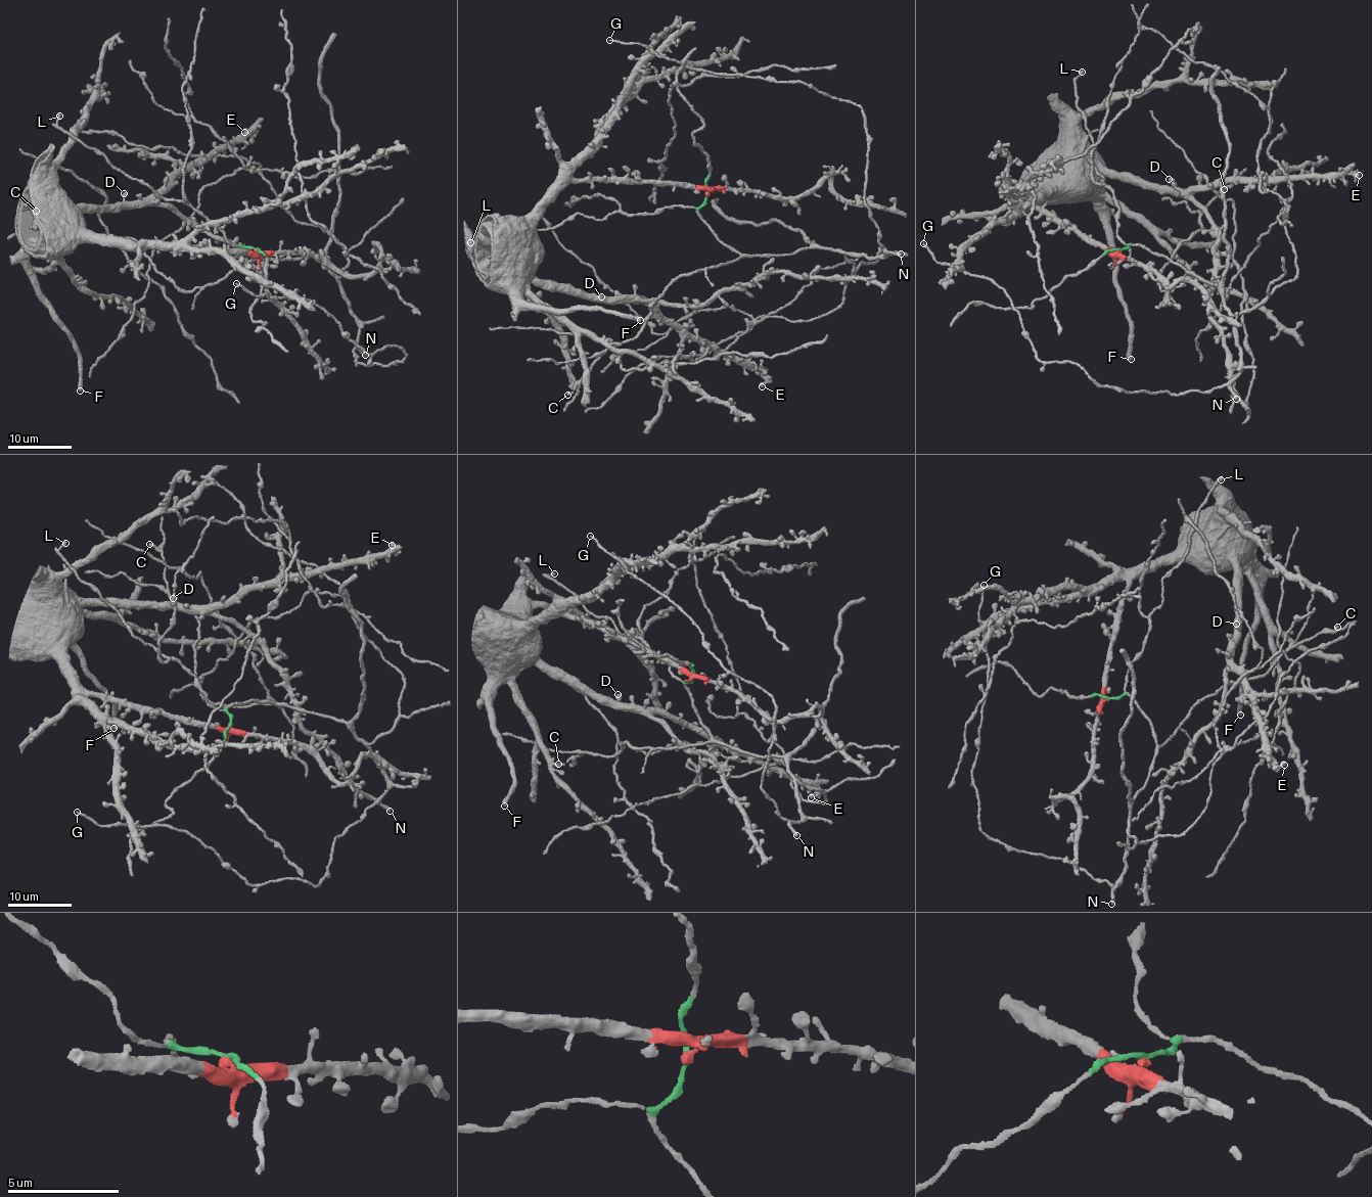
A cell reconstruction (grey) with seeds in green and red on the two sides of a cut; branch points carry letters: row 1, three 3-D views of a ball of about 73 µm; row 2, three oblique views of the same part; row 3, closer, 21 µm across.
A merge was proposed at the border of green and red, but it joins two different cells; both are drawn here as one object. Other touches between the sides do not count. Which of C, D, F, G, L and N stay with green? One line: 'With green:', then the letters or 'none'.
With green: C, G, L, N

